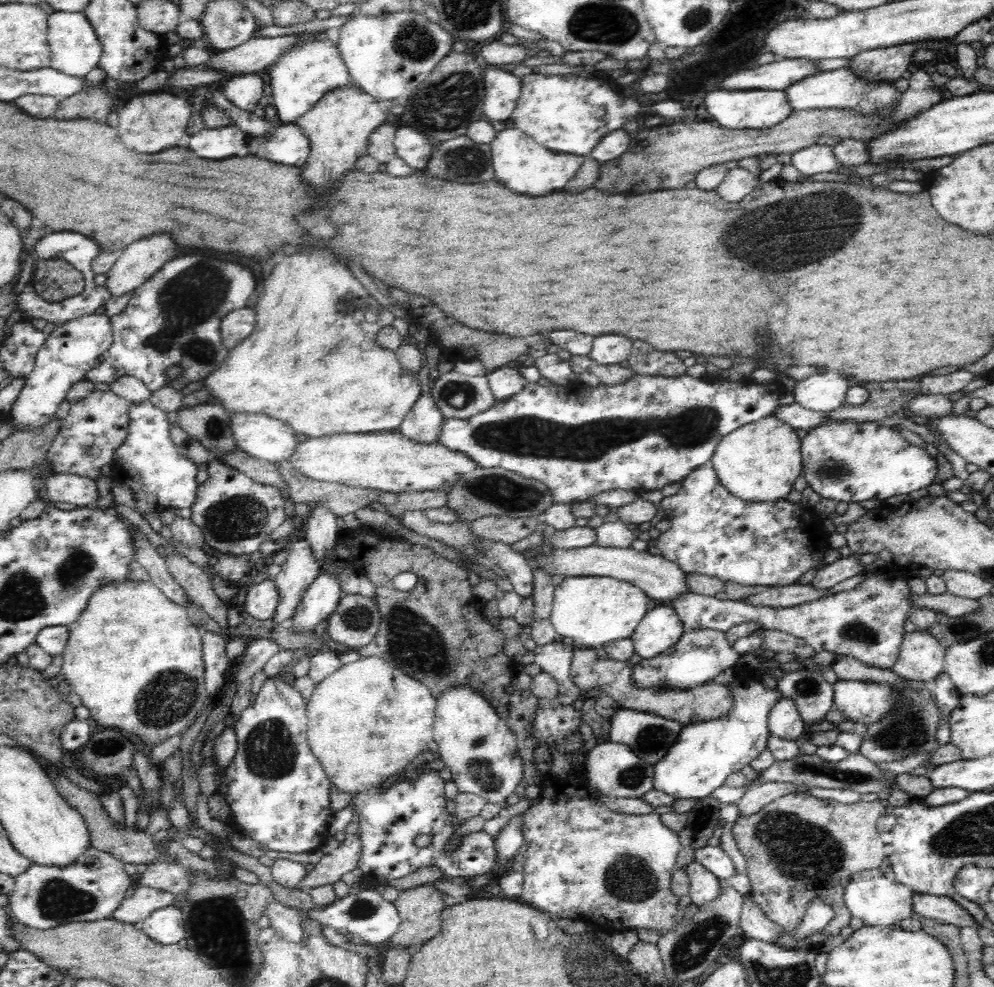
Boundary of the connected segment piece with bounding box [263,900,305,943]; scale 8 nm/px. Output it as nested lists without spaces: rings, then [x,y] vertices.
[[[275,900],[263,910],[263,916],[268,918],[270,925],[280,931],[285,939],[295,943],[304,940],[305,935],[301,926],[304,919],[298,915],[296,909]]]

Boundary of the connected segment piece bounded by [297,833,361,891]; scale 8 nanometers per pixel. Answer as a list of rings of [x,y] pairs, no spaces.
[[[347,834],[344,841],[330,854],[325,854],[315,864],[313,870],[307,872],[299,882],[297,888],[309,890],[317,886],[334,884],[341,880],[342,876],[354,870],[359,863],[361,853],[360,837],[357,834]]]

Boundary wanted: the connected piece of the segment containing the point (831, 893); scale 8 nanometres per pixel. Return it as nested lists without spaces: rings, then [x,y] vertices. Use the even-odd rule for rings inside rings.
[[[794,791],[774,800],[752,816],[738,817],[732,826],[732,833],[738,849],[748,863],[749,894],[769,920],[782,929],[782,934],[776,940],[778,945],[785,949],[820,950],[824,948],[824,942],[830,936],[840,934],[840,930],[850,924],[851,912],[844,902],[844,890],[850,884],[851,877],[855,873],[862,873],[863,870],[878,870],[884,858],[887,858],[884,853],[885,844],[880,839],[881,832],[877,829],[878,818],[883,814],[886,814],[886,806],[879,799],[874,802],[860,800],[844,804],[836,800],[815,798],[808,792]],[[814,898],[821,898],[829,904],[835,915],[819,933],[812,934],[805,940],[796,940],[792,932],[804,918],[808,904]]]

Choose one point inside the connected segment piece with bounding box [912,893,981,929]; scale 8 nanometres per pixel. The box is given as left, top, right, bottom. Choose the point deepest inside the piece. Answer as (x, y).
(946, 910)

